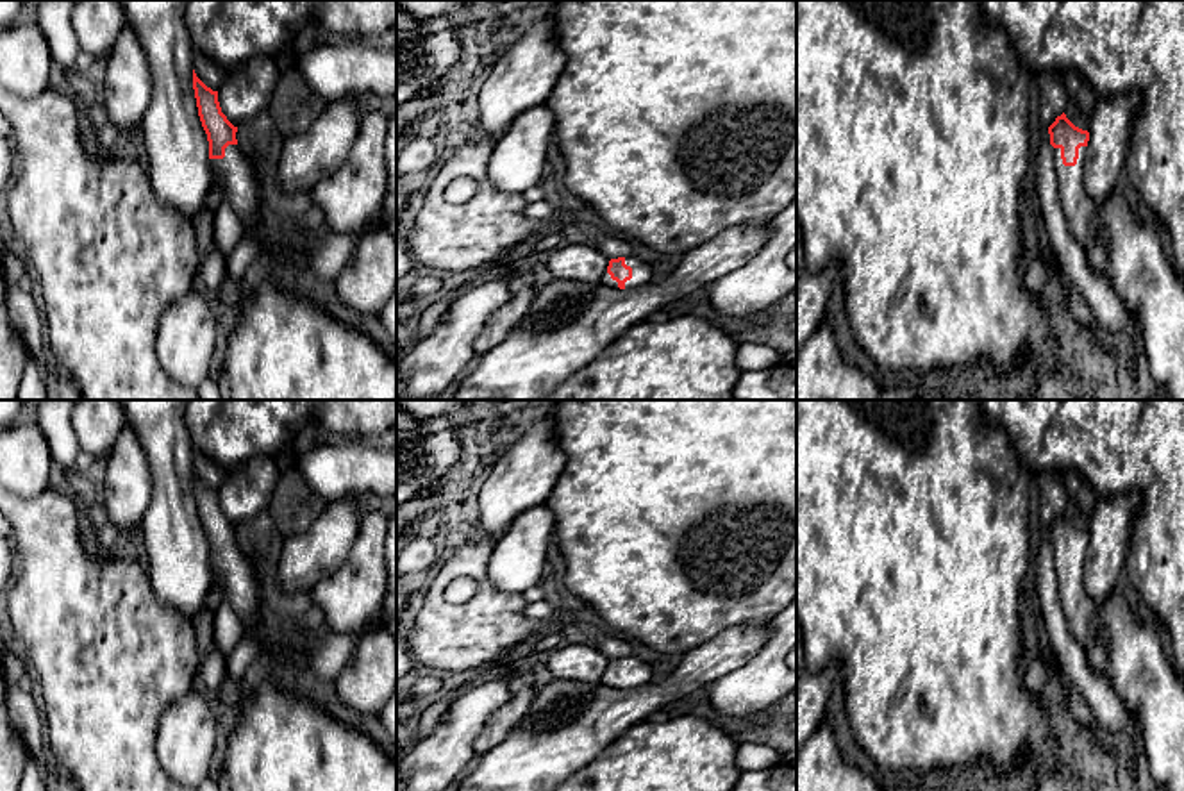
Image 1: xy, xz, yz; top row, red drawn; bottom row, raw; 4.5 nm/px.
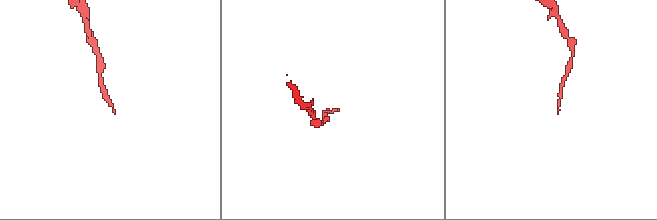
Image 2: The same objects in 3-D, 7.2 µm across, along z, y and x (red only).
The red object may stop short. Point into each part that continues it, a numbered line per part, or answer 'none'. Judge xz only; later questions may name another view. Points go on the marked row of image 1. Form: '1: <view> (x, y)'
1: xz (642, 272)

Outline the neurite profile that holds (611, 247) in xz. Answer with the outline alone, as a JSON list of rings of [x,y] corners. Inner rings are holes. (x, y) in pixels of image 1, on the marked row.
[[[605,237],[598,241],[596,248],[611,261],[630,255],[630,246],[625,239]]]

